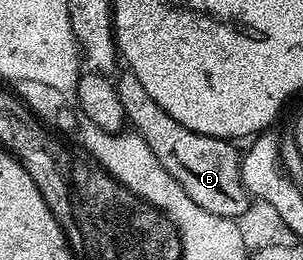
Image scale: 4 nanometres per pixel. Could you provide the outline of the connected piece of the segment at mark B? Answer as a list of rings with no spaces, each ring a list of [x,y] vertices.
[[[128,69],[122,72],[115,82],[118,98],[126,113],[126,122],[149,144],[158,162],[184,187],[193,203],[200,204],[213,215],[236,219],[240,217],[251,204],[250,196],[241,181],[240,150],[237,151],[226,138],[201,135],[178,123],[150,98],[149,91],[145,90],[137,75]]]

